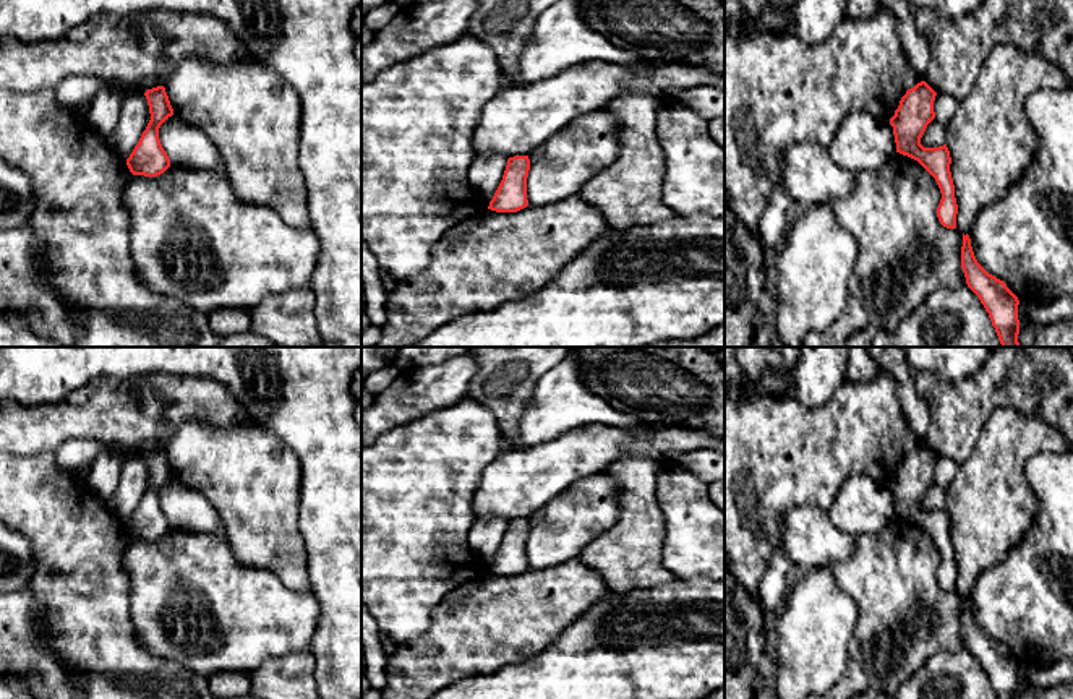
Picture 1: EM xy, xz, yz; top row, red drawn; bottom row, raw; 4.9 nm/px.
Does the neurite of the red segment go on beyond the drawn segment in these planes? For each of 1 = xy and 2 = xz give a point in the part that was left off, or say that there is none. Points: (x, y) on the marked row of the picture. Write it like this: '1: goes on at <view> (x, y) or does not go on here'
1: does not go on here
2: does not go on here

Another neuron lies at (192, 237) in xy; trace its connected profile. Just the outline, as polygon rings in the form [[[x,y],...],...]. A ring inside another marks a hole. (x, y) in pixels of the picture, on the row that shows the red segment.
[[[170,165],[157,177],[131,174],[123,201],[131,219],[130,243],[136,276],[149,289],[198,313],[209,316],[219,308],[248,310],[269,295],[311,285],[319,256],[313,229],[292,227],[274,209],[243,201],[224,170]]]

